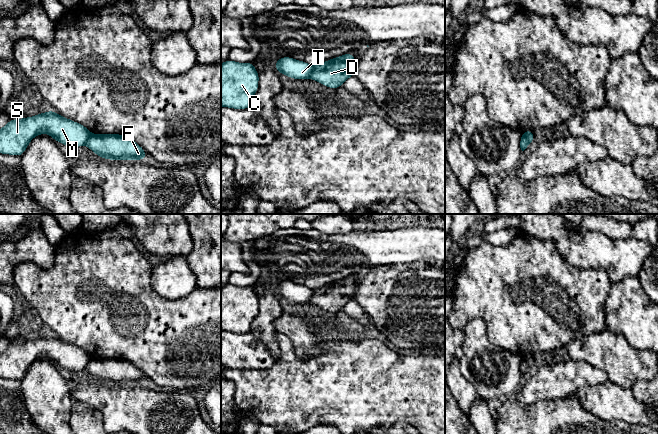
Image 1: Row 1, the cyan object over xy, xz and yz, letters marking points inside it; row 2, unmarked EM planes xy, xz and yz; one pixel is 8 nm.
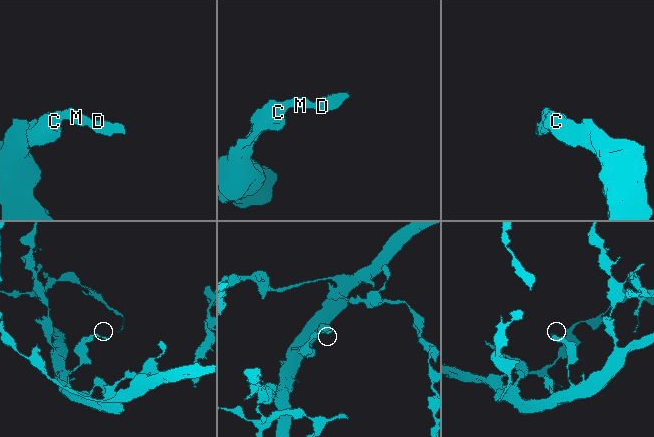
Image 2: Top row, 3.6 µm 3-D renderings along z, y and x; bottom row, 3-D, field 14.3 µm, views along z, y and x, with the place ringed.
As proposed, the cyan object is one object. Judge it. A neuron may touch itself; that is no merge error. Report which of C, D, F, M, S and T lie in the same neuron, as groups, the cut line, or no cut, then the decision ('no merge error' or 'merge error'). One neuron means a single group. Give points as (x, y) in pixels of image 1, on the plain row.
groups C M S T / D F; cut xz (314, 290), (310, 301); merge error

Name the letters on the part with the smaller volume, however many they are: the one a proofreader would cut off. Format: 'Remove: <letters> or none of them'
Remove: D, F

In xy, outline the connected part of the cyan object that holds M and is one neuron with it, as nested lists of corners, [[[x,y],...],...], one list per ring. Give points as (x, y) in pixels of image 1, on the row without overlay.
[[[49,333],[33,341],[11,343],[0,353],[0,377],[22,380],[31,364],[43,357],[68,371],[81,371],[91,360],[86,350]]]

